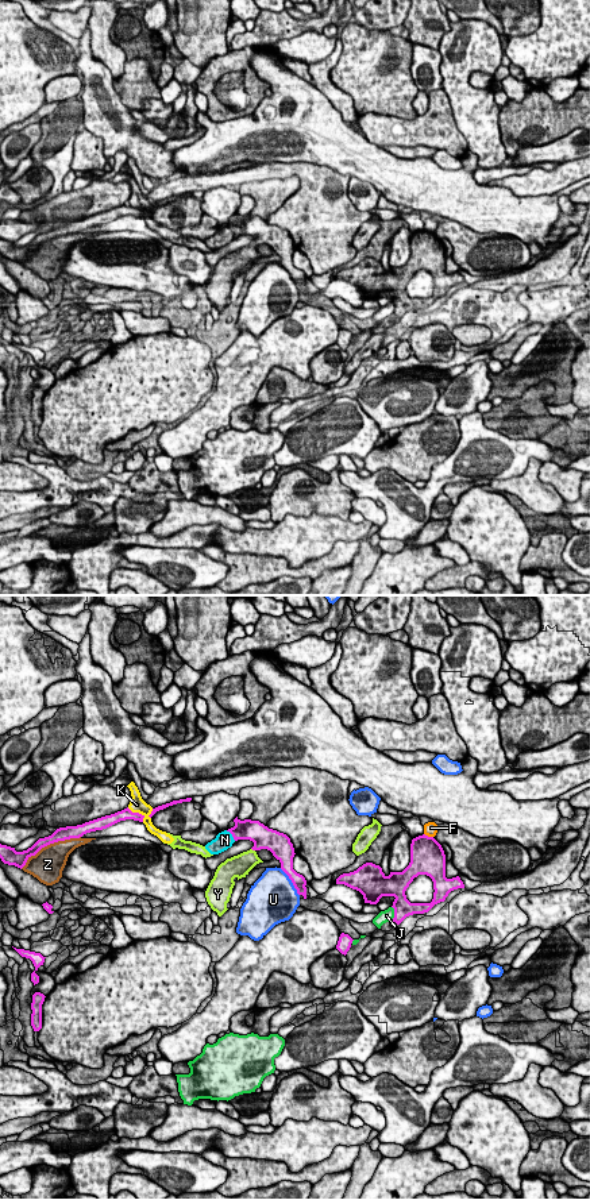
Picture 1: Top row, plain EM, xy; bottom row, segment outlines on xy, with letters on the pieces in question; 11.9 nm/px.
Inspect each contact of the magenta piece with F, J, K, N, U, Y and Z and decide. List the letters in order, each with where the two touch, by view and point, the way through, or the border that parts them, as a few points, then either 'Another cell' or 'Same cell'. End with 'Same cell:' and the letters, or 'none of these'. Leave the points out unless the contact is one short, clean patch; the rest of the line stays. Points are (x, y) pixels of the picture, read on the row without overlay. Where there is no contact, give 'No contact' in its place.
F: Touches magenta at xy (427, 231). Another cell
J: Touches magenta at xy (394, 308). Another cell
K: Touches magenta at xy (138, 208). Boundary: xy (127, 203), (138, 207), (143, 216). Another cell
N: Touches magenta at xy (231, 228). Boundary: xy (226, 226), (235, 235). Another cell
U: Touches magenta at xy (292, 277). Another cell
Y: Touches magenta at xy (253, 244). Boundary: xy (251, 243), (254, 246). Another cell
Z: Touches magenta at xy (49, 239). Another cell
Same cell: none of these

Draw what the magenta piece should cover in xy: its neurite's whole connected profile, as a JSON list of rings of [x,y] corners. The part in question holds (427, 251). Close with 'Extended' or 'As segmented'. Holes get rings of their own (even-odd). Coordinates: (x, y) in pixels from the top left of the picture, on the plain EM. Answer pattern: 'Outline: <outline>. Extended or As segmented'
Outline: [[[425,229],[412,235],[410,258],[402,267],[390,267],[386,271],[379,261],[366,258],[356,266],[343,269],[336,279],[344,279],[363,290],[365,298],[377,300],[382,292],[394,292],[393,317],[400,320],[406,312],[428,308],[435,300],[444,297],[448,289],[464,283],[459,271],[446,273],[446,250],[441,240]],[[427,270],[433,277],[431,298],[410,298],[405,286],[414,273]]]. As segmented

